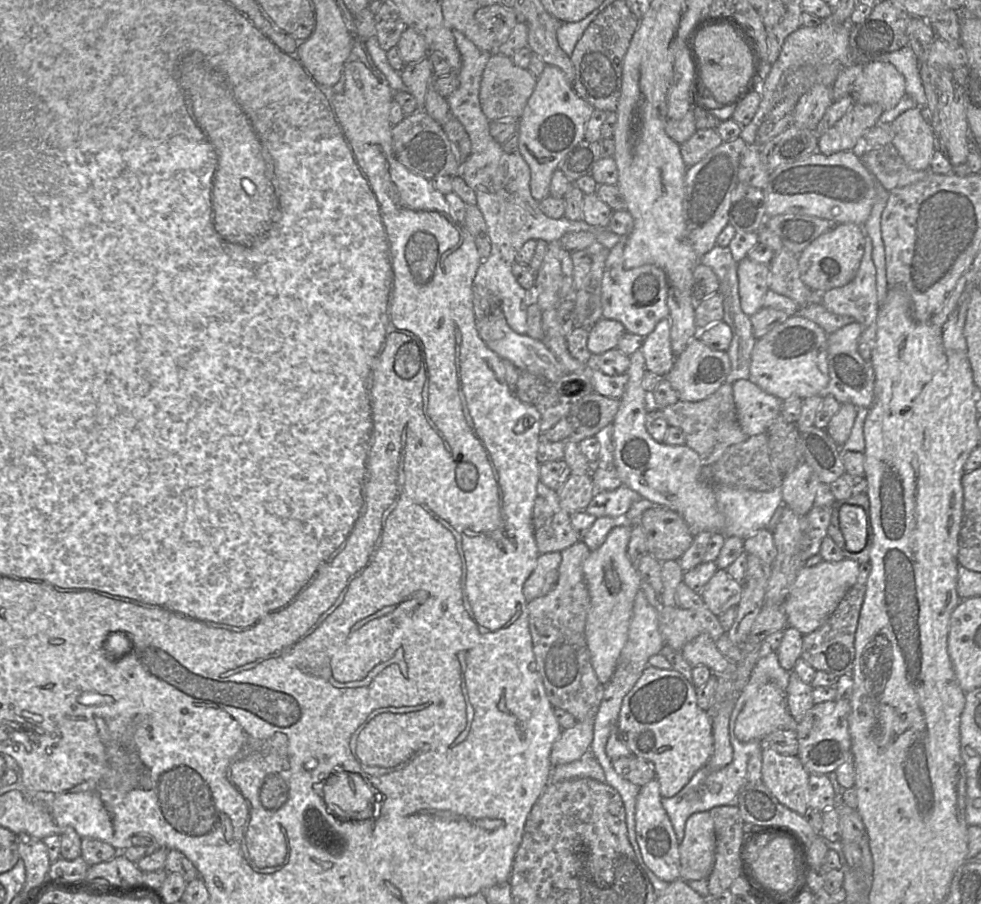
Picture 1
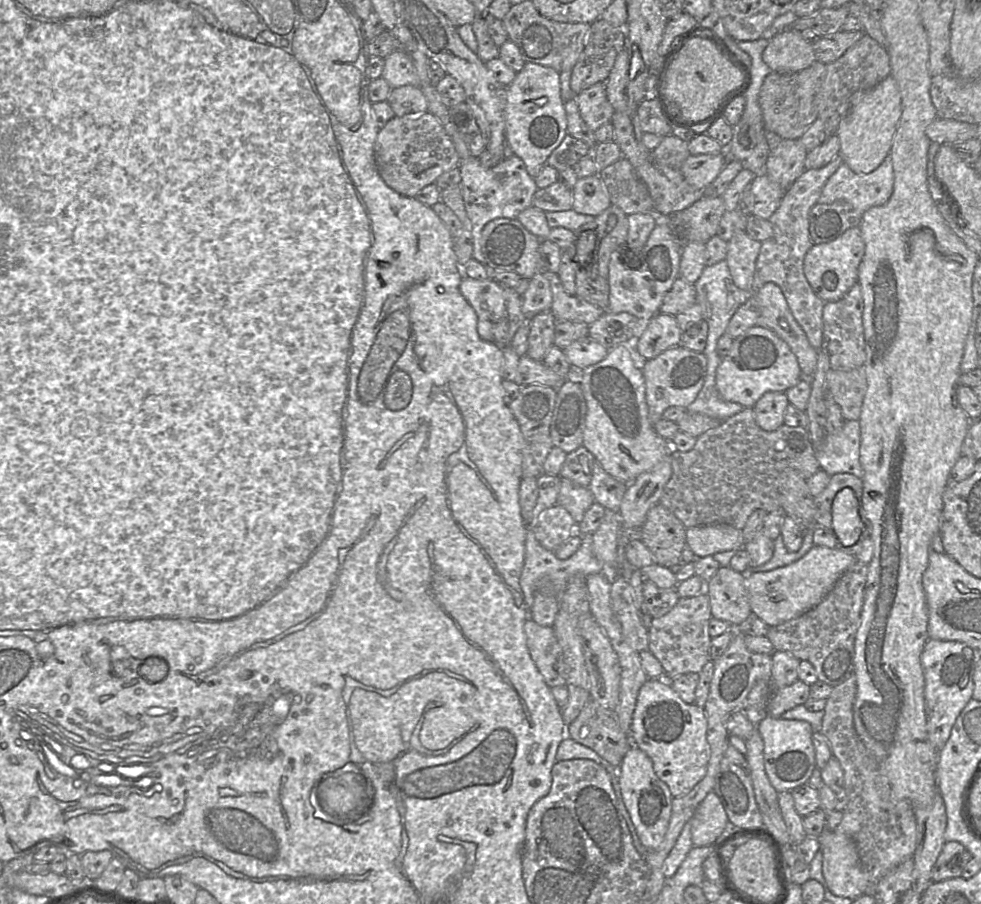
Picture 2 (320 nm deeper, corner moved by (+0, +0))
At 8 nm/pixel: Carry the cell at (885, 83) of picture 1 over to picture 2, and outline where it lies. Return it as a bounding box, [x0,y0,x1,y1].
[836,75,901,174]

